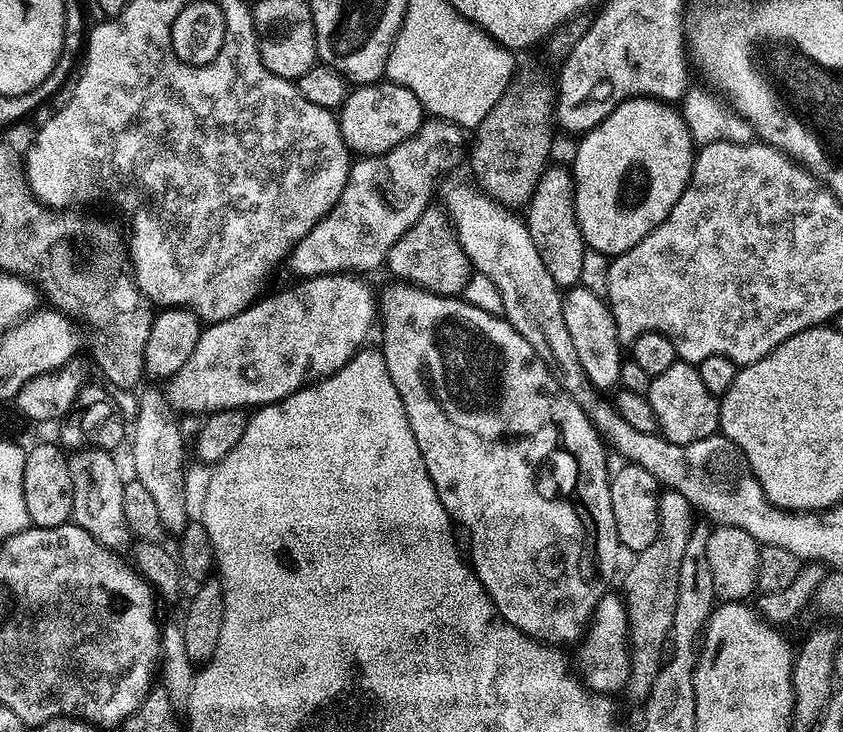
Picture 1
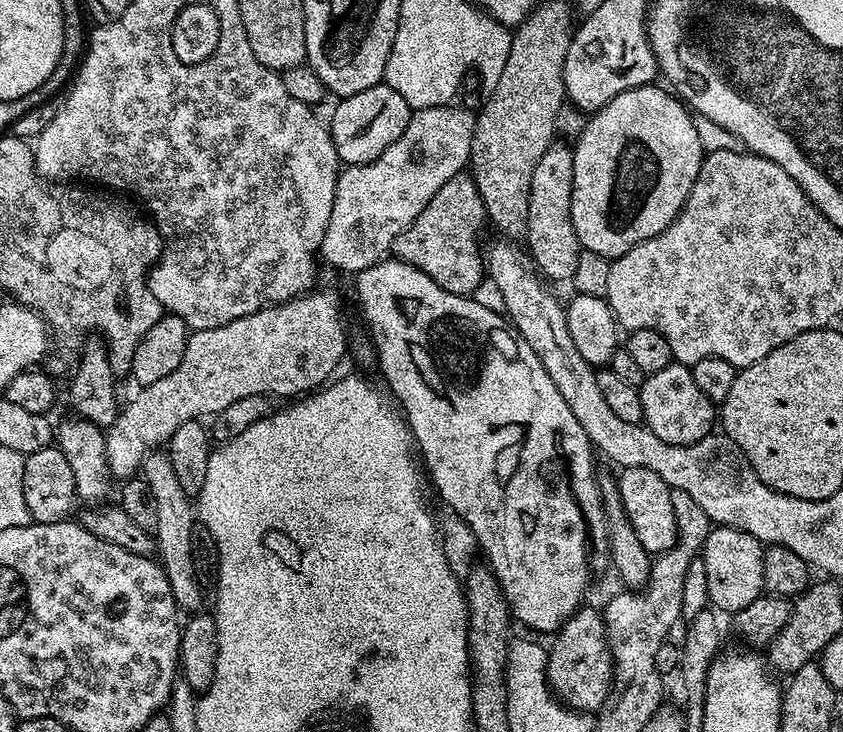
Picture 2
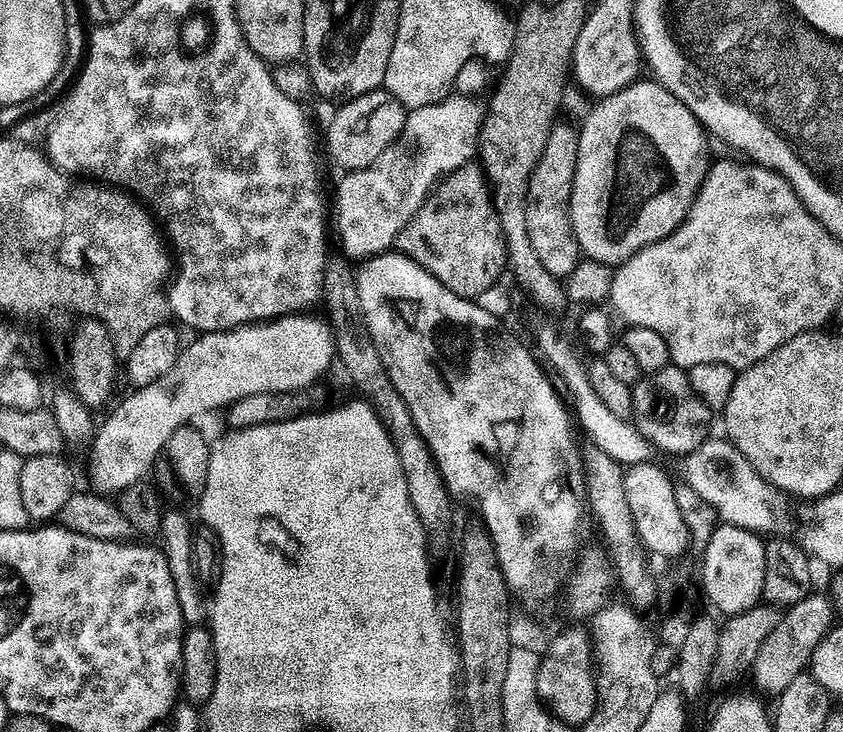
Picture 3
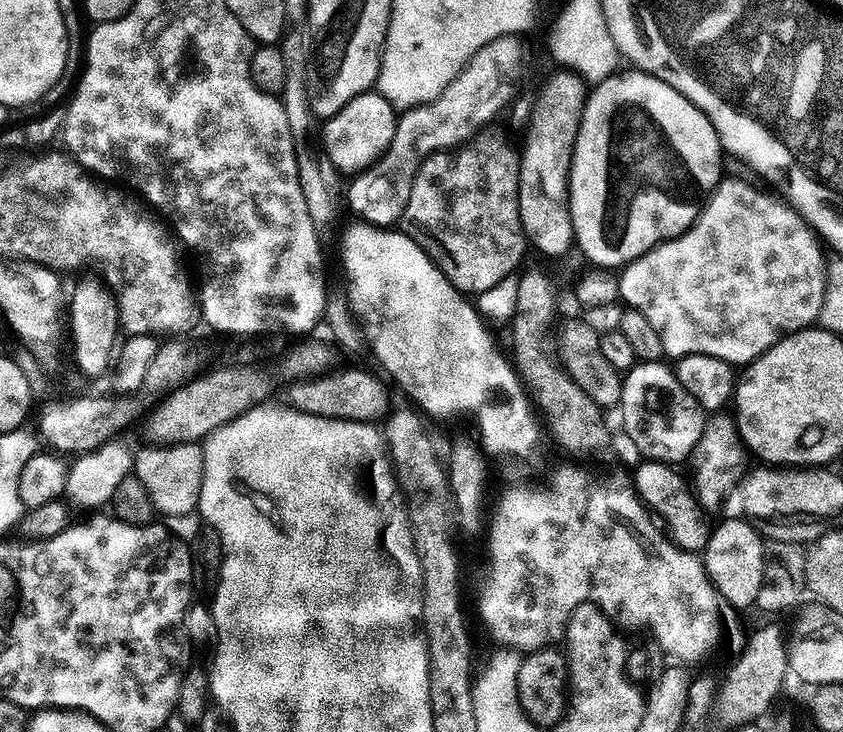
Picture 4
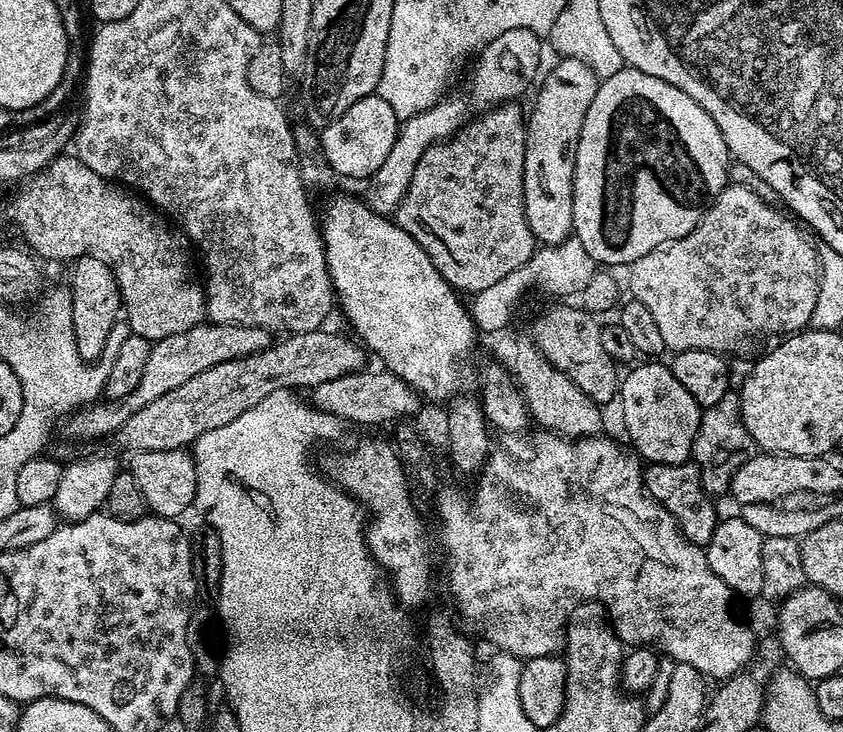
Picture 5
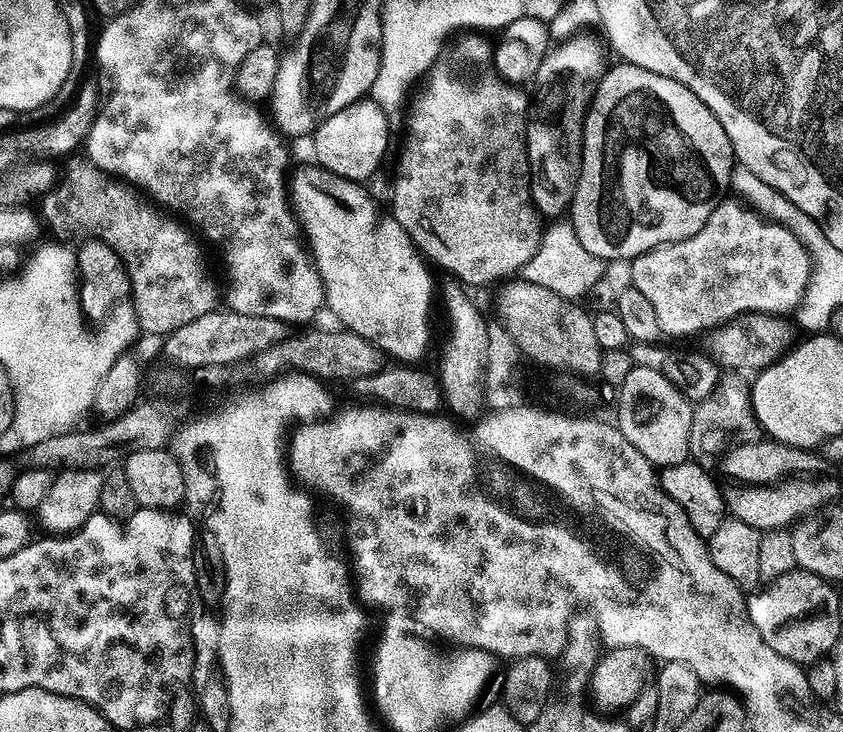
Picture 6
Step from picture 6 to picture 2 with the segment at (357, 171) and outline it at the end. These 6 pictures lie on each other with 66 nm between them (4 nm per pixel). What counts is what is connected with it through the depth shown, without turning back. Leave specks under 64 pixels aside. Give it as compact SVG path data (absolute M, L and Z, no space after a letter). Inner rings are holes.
M378 83L370 90L362 90L353 96L345 96L339 101L340 104L332 112L330 119L330 131L334 150L338 154L341 165L369 164L374 162L398 138L402 138L402 130L410 122L413 109L389 84Z

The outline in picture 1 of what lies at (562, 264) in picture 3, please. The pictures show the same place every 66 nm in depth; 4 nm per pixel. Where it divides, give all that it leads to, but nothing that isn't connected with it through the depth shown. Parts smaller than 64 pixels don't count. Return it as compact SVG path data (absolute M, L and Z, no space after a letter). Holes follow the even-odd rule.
M546 167L538 178L533 196L526 205L526 212L528 233L530 238L534 238L534 246L538 246L542 254L546 270L550 270L550 278L554 278L561 290L575 288L580 283L579 275L586 245L576 217L576 182L571 171L567 167Z

